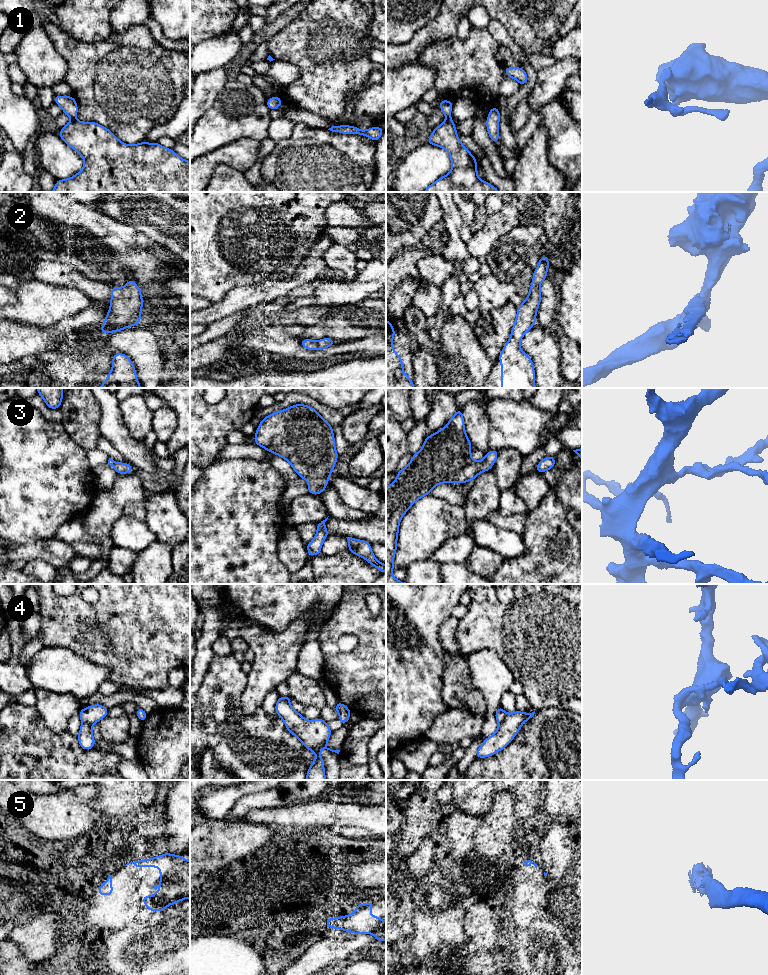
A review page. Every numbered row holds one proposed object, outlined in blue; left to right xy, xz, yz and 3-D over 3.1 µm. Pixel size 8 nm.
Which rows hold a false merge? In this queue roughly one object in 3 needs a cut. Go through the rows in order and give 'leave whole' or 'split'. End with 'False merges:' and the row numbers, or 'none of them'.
1: split
2: leave whole
3: leave whole
4: split
5: leave whole
False merges: 1, 4

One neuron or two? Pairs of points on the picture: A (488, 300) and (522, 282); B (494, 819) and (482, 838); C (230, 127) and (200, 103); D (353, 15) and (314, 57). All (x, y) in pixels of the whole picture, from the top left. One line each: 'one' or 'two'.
A: two
B: one
C: two
D: one

